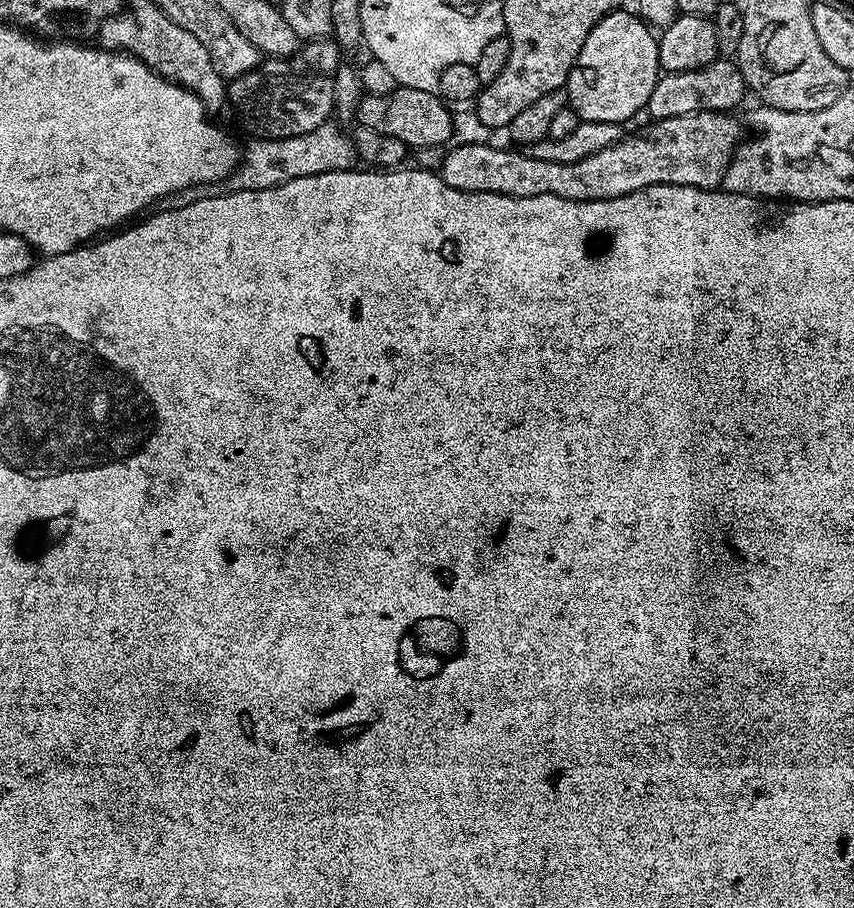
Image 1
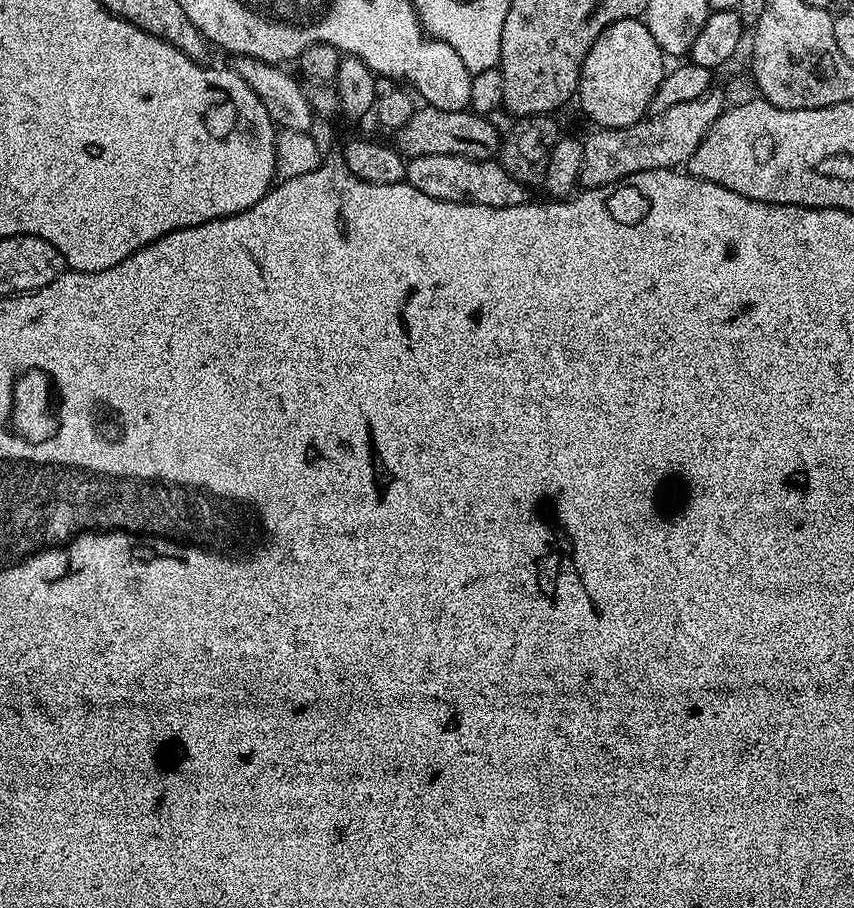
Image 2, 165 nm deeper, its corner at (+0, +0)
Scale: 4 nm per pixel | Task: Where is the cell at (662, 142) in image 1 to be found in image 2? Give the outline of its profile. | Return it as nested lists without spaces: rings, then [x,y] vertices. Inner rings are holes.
[[[454,154],[413,156],[405,163],[404,180],[414,186],[414,190],[422,190],[422,194],[442,202],[509,208],[530,200],[529,189],[519,184],[495,159],[471,160]]]

